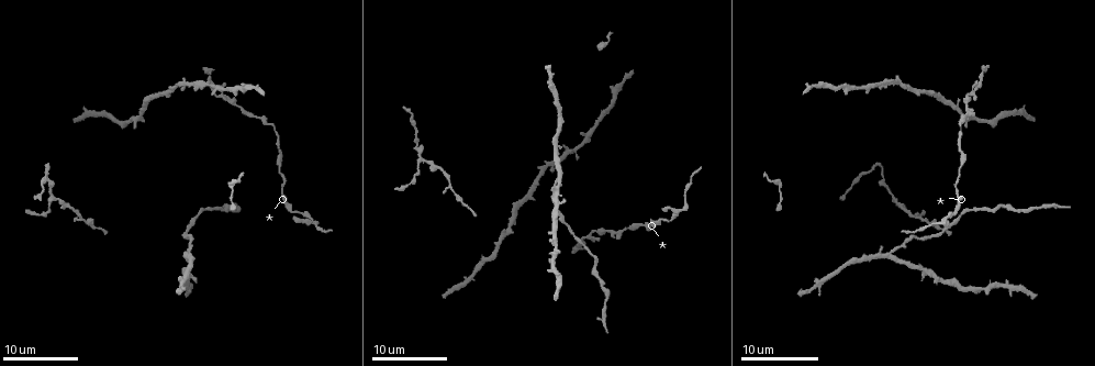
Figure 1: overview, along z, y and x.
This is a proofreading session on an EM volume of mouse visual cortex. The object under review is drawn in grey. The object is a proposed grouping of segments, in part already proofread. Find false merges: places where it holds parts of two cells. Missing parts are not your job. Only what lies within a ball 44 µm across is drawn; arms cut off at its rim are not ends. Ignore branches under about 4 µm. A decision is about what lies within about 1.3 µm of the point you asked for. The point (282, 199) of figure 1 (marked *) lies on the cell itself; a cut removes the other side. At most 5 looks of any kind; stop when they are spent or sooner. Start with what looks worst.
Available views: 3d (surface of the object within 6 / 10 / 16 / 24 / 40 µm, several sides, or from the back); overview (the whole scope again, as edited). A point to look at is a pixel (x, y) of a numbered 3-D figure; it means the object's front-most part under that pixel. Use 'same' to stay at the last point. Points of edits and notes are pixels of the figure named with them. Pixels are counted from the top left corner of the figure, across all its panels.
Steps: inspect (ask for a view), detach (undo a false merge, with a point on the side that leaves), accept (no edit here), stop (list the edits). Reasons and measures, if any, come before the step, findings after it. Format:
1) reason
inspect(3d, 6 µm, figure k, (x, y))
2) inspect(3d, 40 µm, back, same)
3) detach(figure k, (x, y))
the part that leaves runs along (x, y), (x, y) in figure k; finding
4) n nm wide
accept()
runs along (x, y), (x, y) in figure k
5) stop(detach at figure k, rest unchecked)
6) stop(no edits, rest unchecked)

side arm on a straight run
inspect(3d, 10 µm, figure 1, (418, 162))

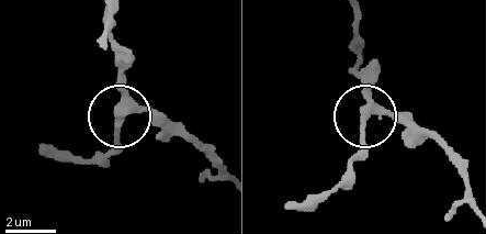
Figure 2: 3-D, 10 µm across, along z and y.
side arm 6 µm
accept()
all the same cell

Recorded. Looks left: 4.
side arm on a straight run
inspect(3d, 16 µm, figure 1, (447, 186))

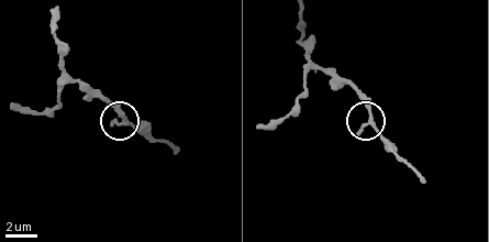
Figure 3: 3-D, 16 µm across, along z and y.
inspect(3d, 6 µm, figure 3, (369, 120))

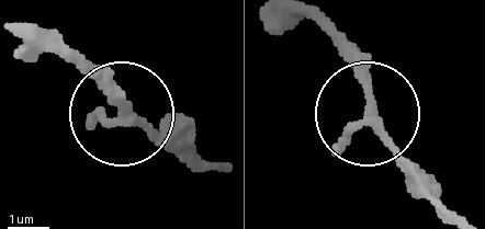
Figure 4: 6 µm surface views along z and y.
220 nm wide
accept()
one cell here

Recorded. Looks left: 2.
two arms in line, one across
inspect(3d, 16 µm, figure 1, (893, 259))

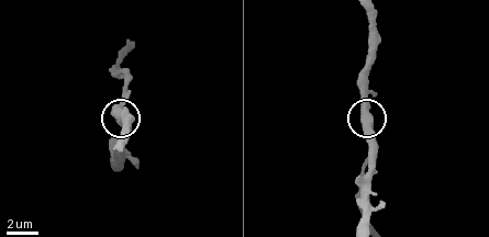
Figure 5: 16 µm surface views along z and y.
side arm 21 µm; 3 arms
accept()
all the same cell

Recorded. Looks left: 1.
stop(no edits, rest unchecked)

